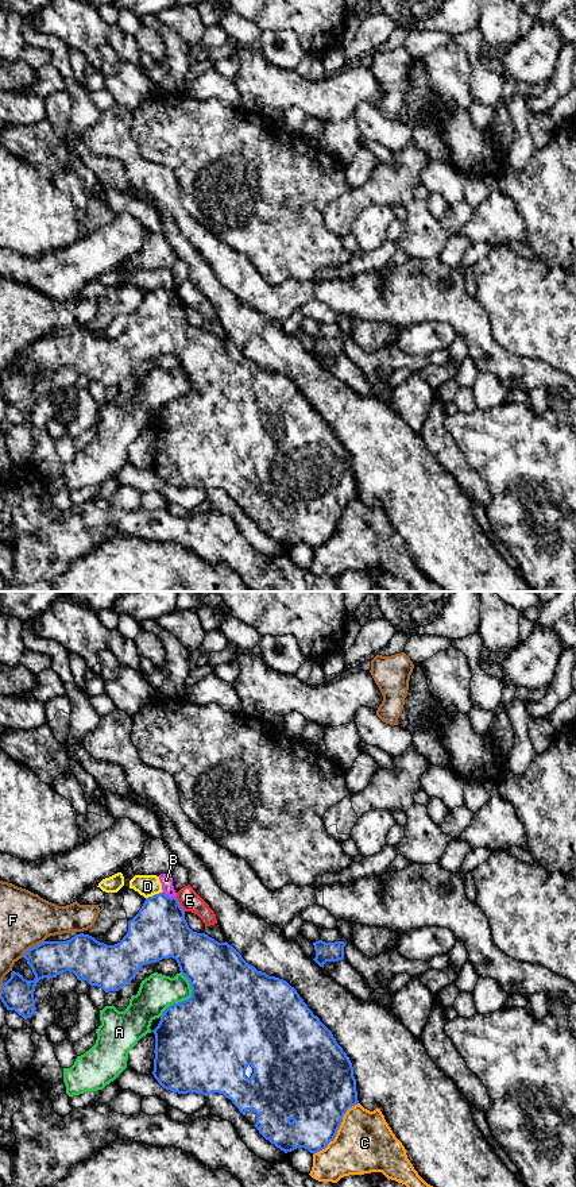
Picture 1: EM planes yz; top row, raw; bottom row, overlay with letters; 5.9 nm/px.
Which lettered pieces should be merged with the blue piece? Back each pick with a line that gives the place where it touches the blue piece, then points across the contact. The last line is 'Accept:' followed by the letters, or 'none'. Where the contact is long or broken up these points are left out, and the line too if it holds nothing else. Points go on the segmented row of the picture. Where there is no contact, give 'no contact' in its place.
Accept: none

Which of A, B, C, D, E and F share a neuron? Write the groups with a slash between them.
A / B D / C / E / F

